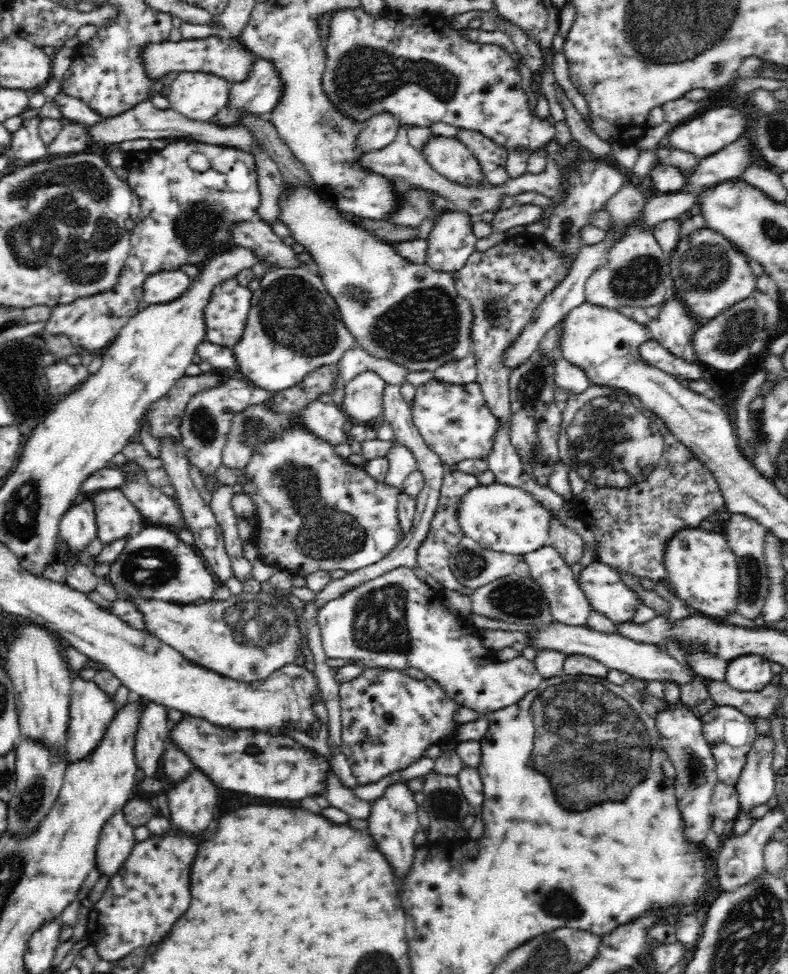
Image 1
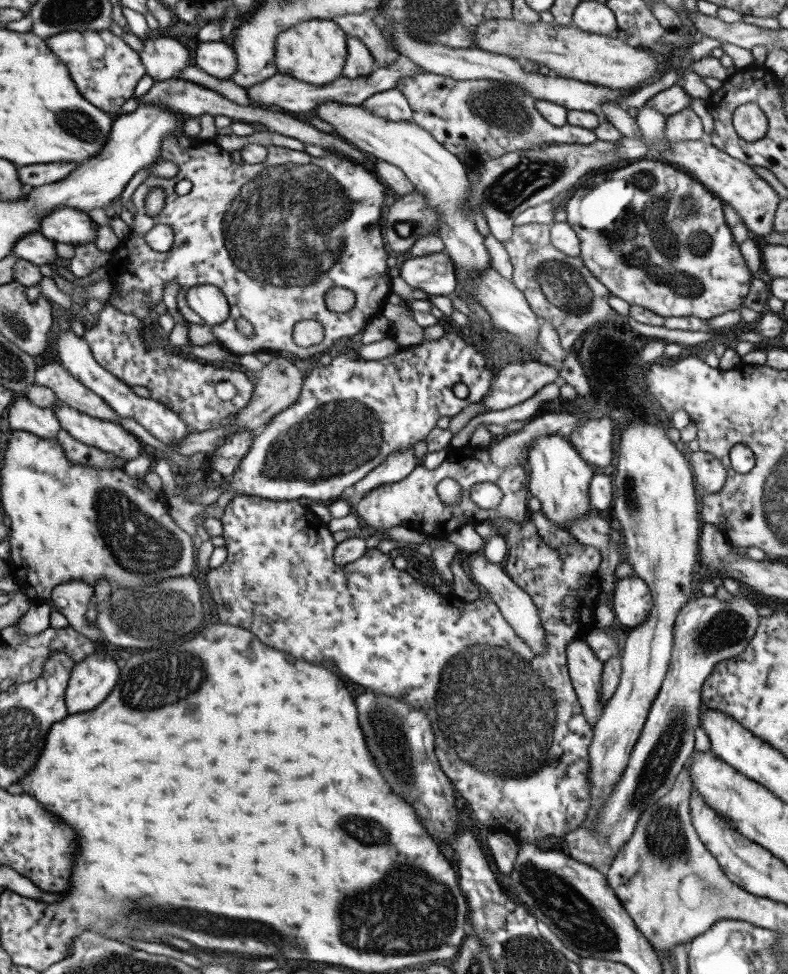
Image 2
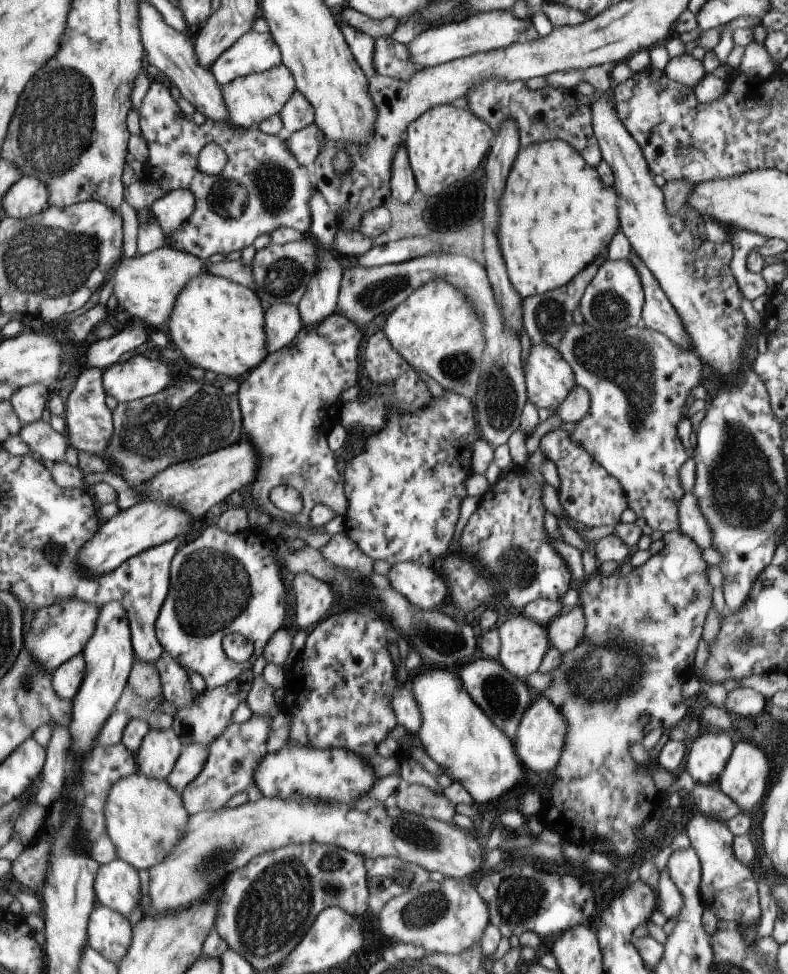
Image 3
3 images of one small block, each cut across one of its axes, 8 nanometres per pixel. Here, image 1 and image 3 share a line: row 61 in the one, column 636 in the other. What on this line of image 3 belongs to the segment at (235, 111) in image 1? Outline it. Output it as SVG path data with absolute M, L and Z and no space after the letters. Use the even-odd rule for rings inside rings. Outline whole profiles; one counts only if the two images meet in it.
M632 252L629 257L630 264L636 268L638 278L640 278L644 292L645 301L643 304L641 320L642 325L652 330L656 330L668 336L672 344L680 346L682 350L692 349L692 340L676 314L666 293L662 290L660 283L654 278L650 269L642 262L641 258Z

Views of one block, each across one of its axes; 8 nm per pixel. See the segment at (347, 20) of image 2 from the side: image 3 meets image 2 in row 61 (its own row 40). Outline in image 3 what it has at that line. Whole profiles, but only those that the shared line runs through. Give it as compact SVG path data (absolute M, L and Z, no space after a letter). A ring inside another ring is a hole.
M381 36L375 40L374 70L376 75L406 82L412 78L414 72L420 70L420 66L410 60L407 45L400 44L390 37Z

